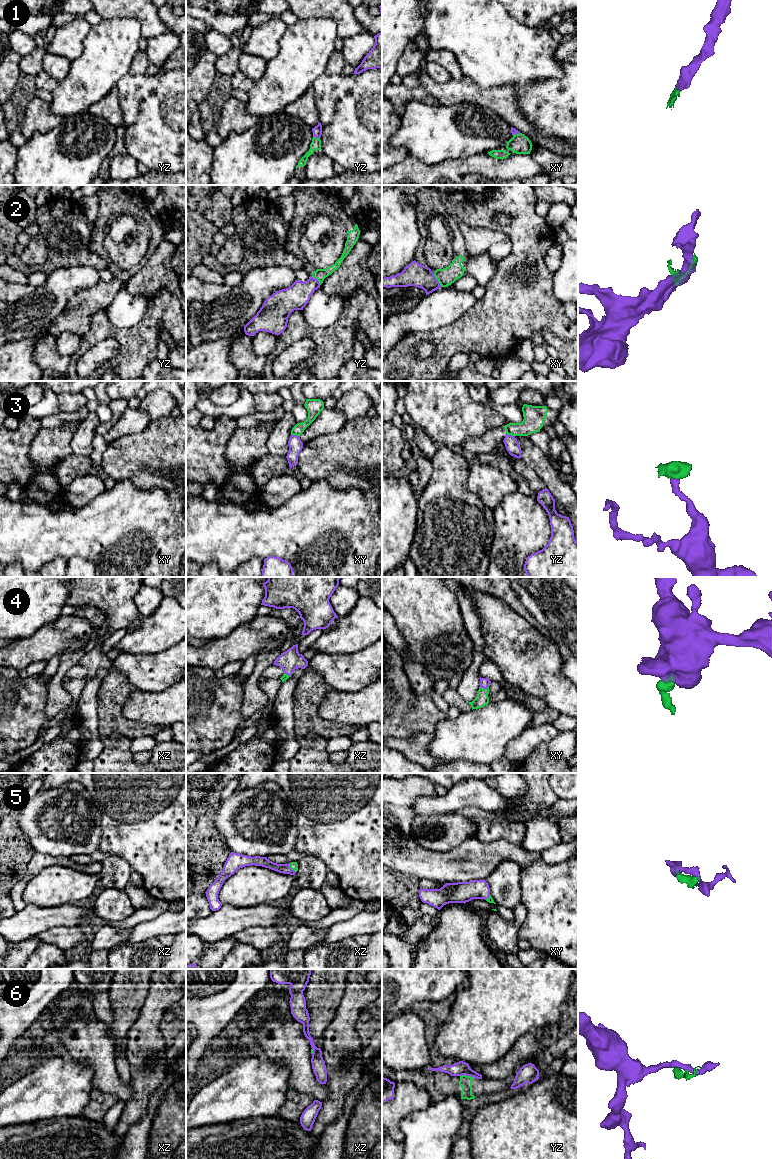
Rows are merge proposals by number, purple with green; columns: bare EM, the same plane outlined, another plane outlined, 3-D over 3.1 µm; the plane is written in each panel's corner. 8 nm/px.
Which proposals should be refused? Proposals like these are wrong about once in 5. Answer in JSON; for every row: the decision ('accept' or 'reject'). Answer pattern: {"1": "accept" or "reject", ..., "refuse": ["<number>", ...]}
{"1": "accept", "2": "reject", "3": "reject", "4": "accept", "5": "accept", "6": "reject", "refuse": ["2", "3", "6"]}

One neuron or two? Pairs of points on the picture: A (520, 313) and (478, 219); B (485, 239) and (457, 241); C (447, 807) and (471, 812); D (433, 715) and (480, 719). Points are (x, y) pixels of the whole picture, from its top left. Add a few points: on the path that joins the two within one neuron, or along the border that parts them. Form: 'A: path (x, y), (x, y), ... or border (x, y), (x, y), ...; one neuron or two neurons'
A: path (509, 285), (516, 238), (506, 228); one neuron
B: border (459, 232), (463, 238), (465, 249), (470, 255); two neurons
C: border (484, 810), (478, 807), (466, 806), (456, 812); two neurons
D: border (447, 717), (436, 724), (436, 729), (432, 734); two neurons

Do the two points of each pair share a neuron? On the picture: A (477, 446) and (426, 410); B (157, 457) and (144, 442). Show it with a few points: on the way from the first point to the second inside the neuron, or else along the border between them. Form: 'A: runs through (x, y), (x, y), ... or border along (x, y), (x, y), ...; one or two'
A: border along (489, 429), (469, 438), (458, 450); two
B: runs through (155, 453), (148, 446); one

